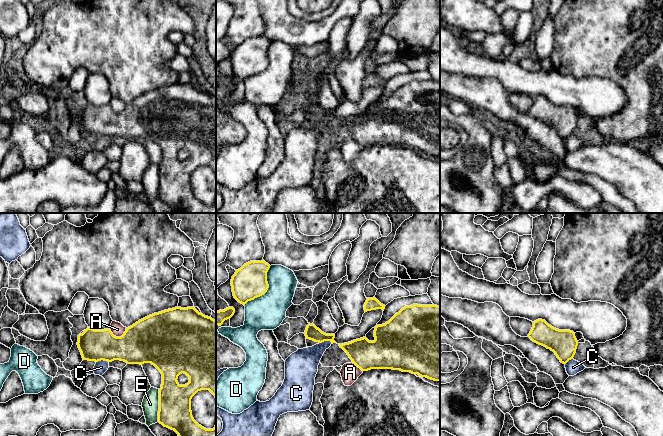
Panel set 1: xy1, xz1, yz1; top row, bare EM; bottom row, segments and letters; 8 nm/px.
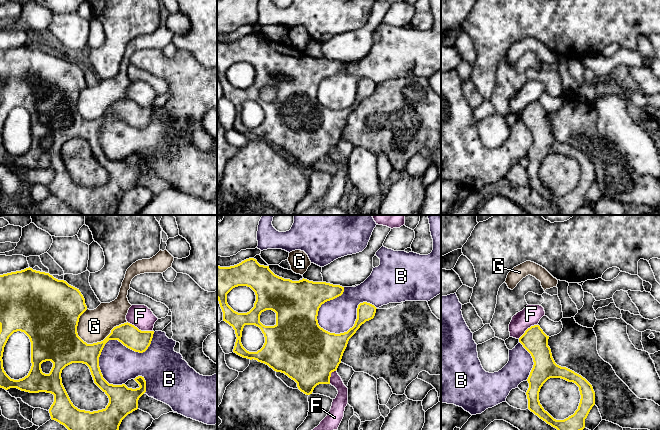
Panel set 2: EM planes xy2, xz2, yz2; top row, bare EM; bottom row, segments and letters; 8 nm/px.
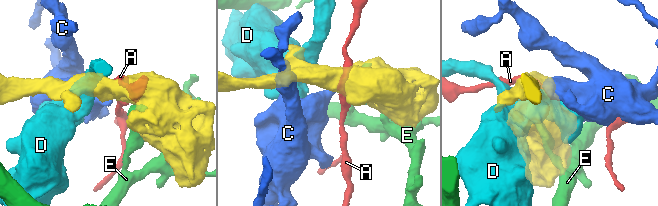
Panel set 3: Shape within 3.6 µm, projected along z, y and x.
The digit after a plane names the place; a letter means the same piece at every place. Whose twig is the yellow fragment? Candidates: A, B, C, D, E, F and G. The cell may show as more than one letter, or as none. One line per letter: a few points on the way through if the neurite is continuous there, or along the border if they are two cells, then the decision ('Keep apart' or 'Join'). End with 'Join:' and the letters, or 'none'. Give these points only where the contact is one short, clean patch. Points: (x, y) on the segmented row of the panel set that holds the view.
A: Keep apart
B: Keep apart
C: Boundary: xz1 (332, 342), (322, 341), (319, 343). Keep apart
D: Keep apart
E: Keep apart
F: Keep apart
G: Keep apart
Join: none

